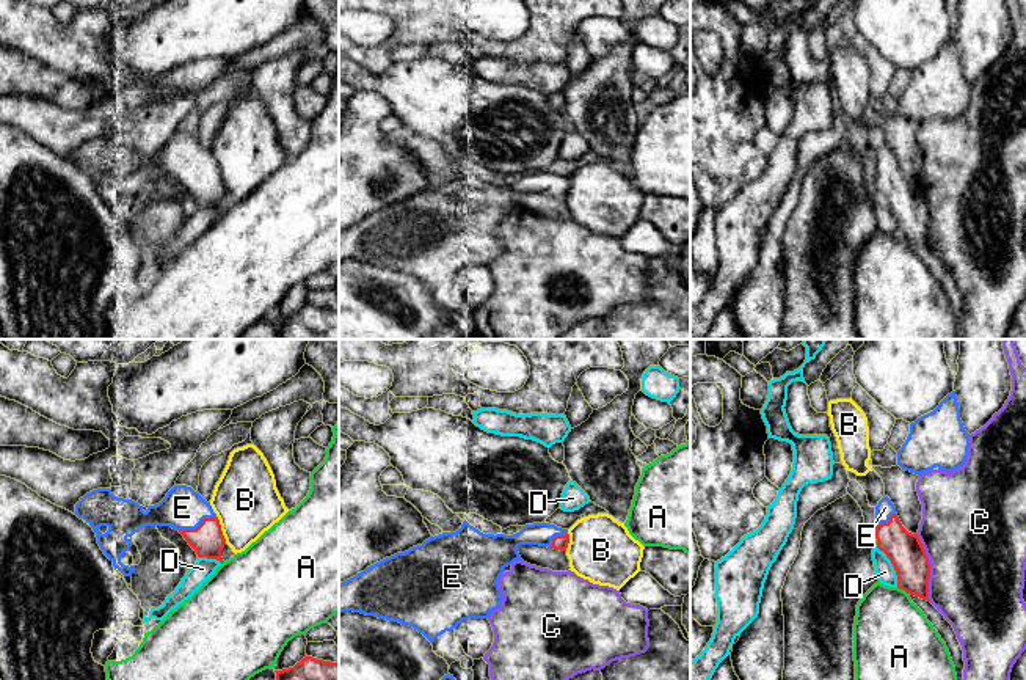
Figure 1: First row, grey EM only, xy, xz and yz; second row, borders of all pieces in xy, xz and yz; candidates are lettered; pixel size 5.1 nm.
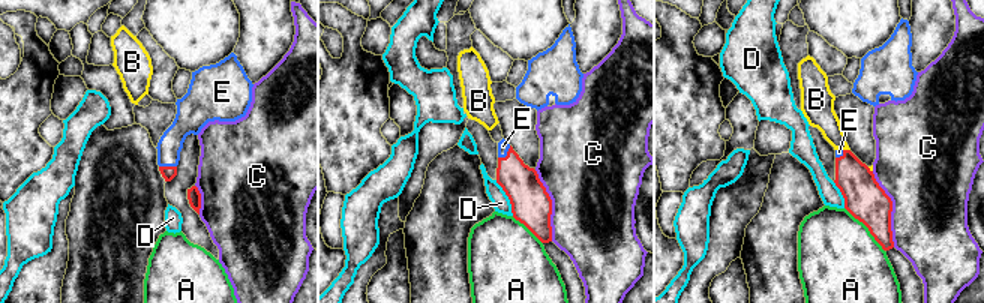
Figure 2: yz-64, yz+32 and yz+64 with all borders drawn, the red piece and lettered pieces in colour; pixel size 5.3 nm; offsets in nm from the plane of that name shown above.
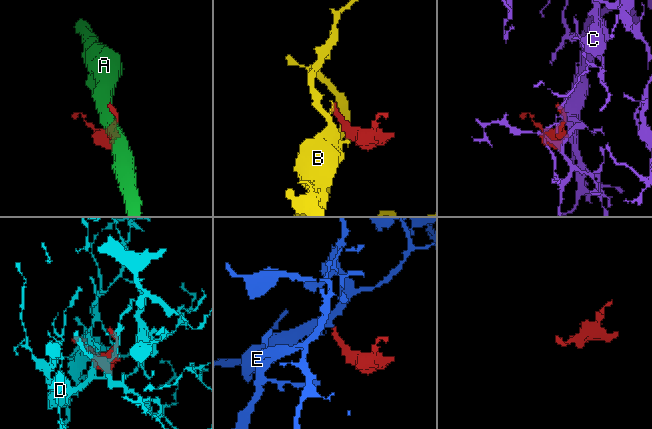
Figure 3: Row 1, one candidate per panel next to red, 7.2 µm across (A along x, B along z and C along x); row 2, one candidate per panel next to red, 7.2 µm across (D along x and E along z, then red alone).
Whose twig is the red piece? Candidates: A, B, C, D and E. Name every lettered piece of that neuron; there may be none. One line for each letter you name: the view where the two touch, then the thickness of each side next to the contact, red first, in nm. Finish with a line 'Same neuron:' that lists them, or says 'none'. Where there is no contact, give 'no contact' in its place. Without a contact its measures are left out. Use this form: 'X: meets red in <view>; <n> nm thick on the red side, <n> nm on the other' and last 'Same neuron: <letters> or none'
E: meets red in xy; 170 nm thick on the red side, 220 nm on the other
Same neuron: E

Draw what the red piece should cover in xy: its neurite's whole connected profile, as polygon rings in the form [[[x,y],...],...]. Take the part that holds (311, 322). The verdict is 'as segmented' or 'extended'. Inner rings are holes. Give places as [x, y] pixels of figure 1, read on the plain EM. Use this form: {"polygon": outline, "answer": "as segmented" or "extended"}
{"polygon": [[[304,305],[293,316],[275,320],[278,339],[339,339],[339,311]]], "answer": "as segmented"}

